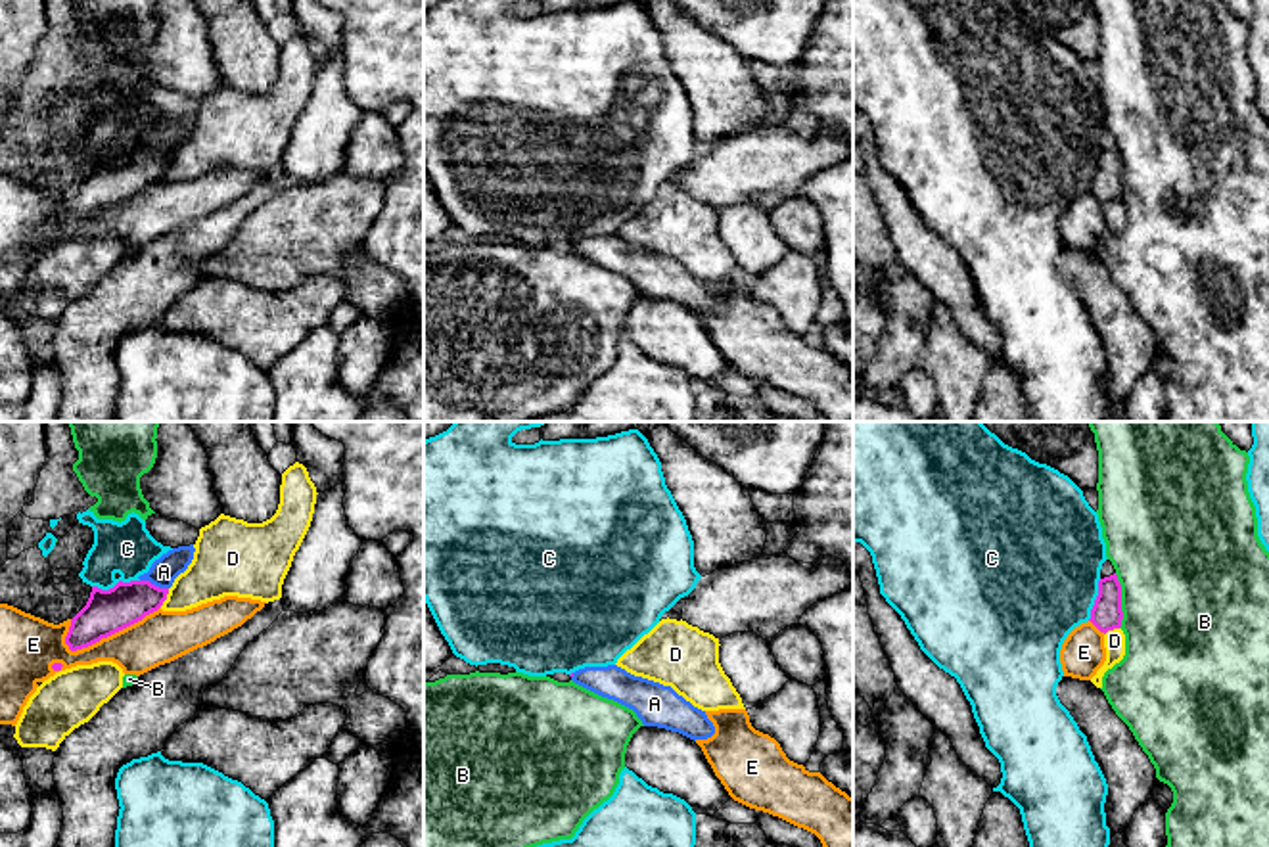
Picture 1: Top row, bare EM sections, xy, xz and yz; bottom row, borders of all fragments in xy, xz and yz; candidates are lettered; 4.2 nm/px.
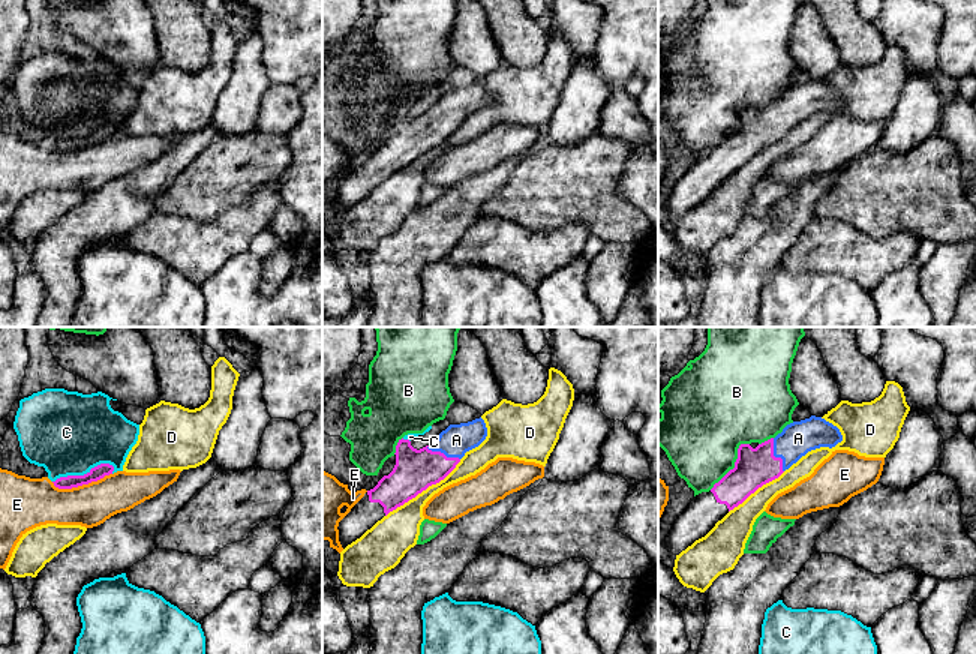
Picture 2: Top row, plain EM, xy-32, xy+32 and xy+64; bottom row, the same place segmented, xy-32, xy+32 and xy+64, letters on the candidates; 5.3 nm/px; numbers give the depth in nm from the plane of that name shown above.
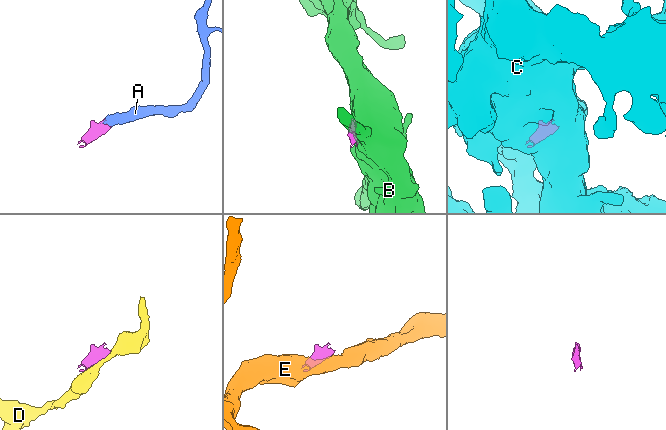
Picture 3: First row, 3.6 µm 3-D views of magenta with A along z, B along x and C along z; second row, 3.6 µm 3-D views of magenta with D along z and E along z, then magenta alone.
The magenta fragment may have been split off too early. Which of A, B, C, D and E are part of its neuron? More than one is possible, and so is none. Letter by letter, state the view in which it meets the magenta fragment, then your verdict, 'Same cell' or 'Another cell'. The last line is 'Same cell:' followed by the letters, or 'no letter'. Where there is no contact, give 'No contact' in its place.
A: Touches magenta in xy. Same cell
B: Touches magenta in yz. Another cell
C: Touches magenta in xy. Another cell
D: Touches magenta in xy. Another cell
E: Touches magenta in xy. Another cell
Same cell: A

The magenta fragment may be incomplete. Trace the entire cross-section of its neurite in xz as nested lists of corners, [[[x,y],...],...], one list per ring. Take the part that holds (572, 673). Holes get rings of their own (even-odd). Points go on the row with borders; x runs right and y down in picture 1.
[[[617,665],[585,667],[569,676],[575,684],[633,709],[644,726],[679,732],[694,742],[715,734],[705,711],[694,707],[671,686],[634,676]]]

